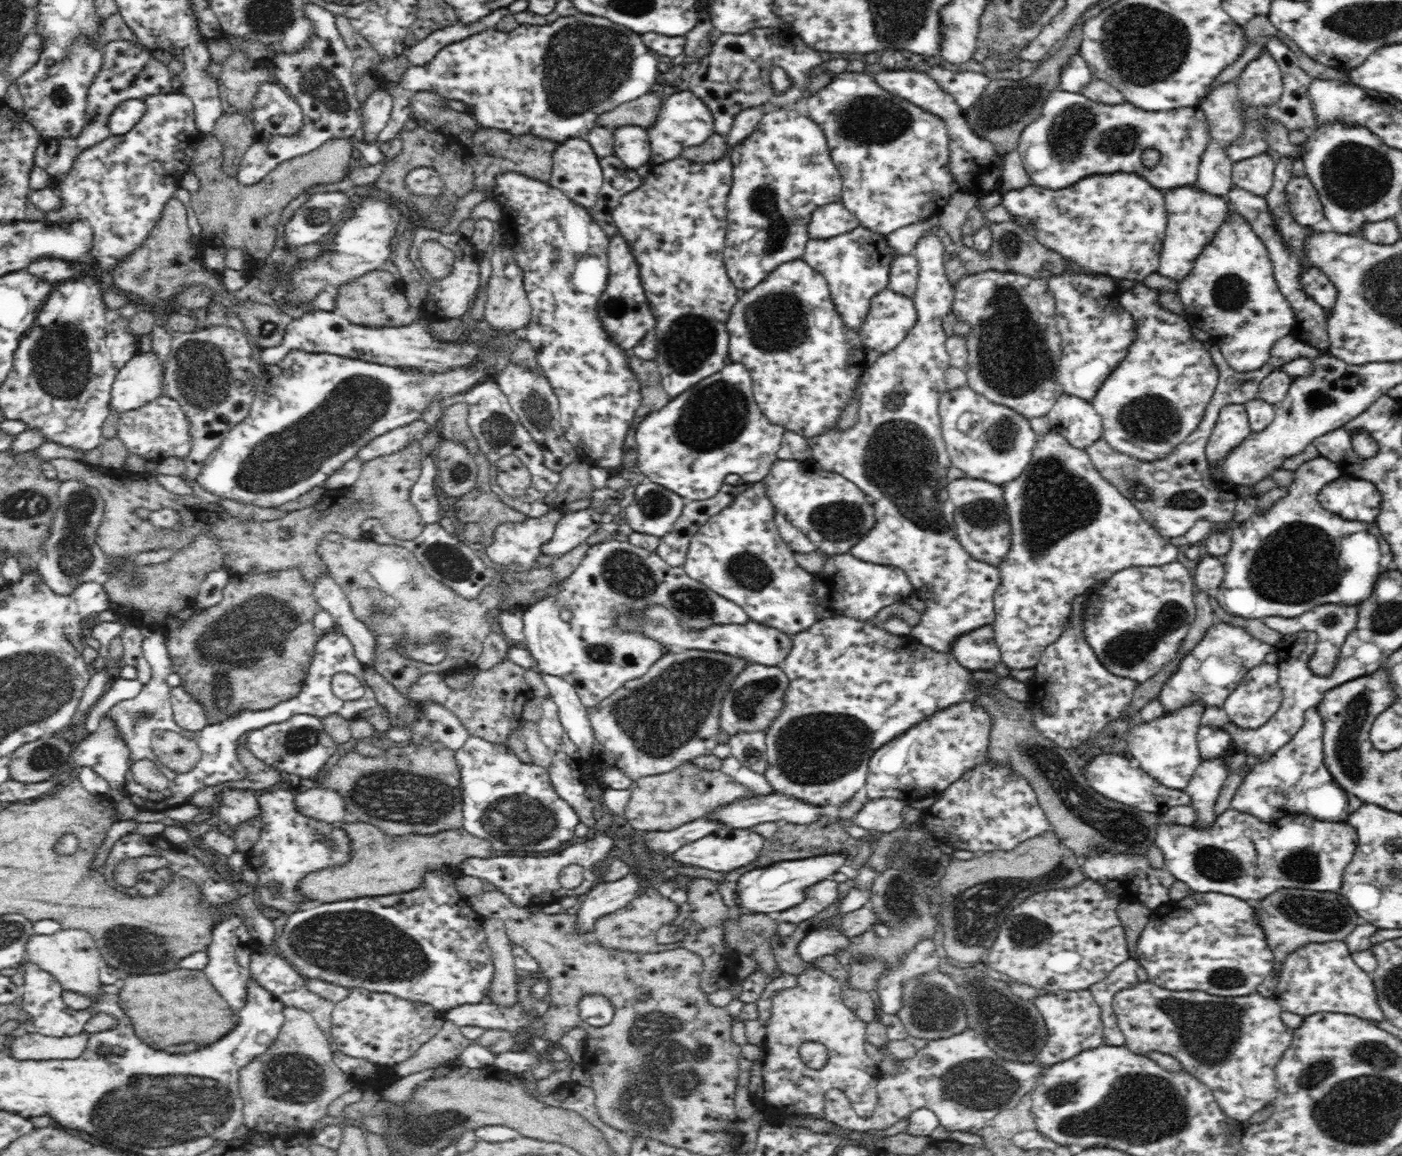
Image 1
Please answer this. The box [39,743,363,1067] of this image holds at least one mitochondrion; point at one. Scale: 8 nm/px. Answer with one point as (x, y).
(135, 948)

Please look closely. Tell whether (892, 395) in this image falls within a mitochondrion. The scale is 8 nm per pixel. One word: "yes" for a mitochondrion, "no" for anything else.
yes

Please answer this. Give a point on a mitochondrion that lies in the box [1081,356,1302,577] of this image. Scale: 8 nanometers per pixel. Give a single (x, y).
(1150, 418)

